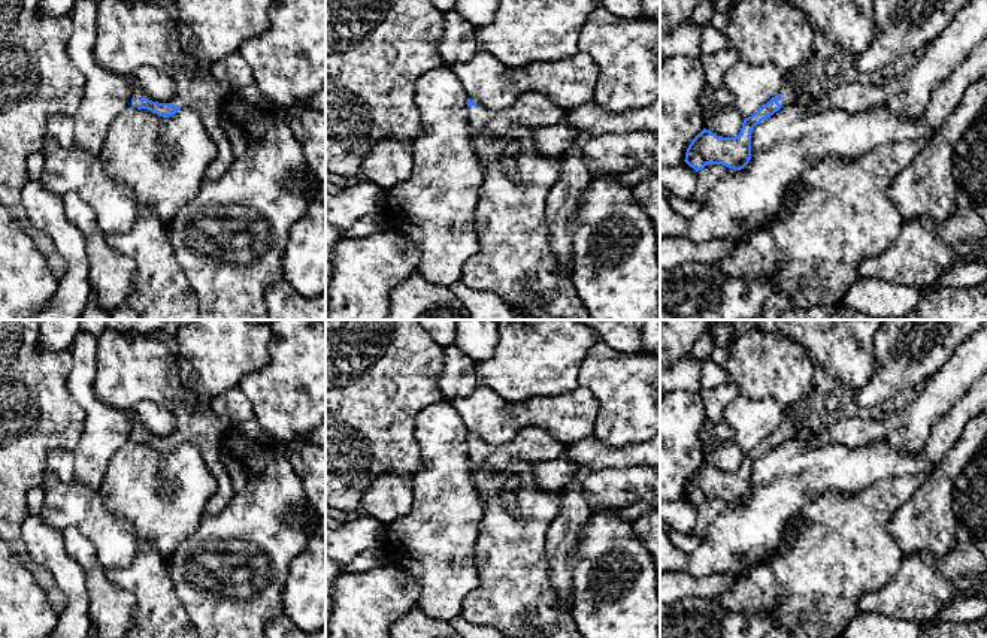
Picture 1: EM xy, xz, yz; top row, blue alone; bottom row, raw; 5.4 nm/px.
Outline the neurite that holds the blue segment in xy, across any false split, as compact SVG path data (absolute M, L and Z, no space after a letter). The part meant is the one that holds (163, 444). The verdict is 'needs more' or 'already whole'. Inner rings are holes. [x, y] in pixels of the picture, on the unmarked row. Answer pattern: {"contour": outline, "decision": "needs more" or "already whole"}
{"contour": "M197 394L196 403L184 403L178 399L167 409L175 417L172 438L158 438L146 433L139 423L133 423L131 441L148 444L169 453L181 442L196 447L217 481L217 490L205 505L205 514L218 514L234 496L233 483L219 456L219 439L227 430L230 420L215 414L206 394Z", "decision": "needs more"}

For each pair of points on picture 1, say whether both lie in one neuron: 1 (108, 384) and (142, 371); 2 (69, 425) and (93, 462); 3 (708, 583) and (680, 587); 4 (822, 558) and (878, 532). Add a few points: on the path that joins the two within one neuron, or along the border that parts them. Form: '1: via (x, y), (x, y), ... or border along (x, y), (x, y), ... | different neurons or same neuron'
1: via (117, 377), (133, 371) | same neuron
2: border along (78, 404), (84, 413), (84, 428), (73, 451) | different neurons
3: via (701, 586), (687, 586) | same neuron
4: via (835, 556), (859, 532), (865, 532) | same neuron

